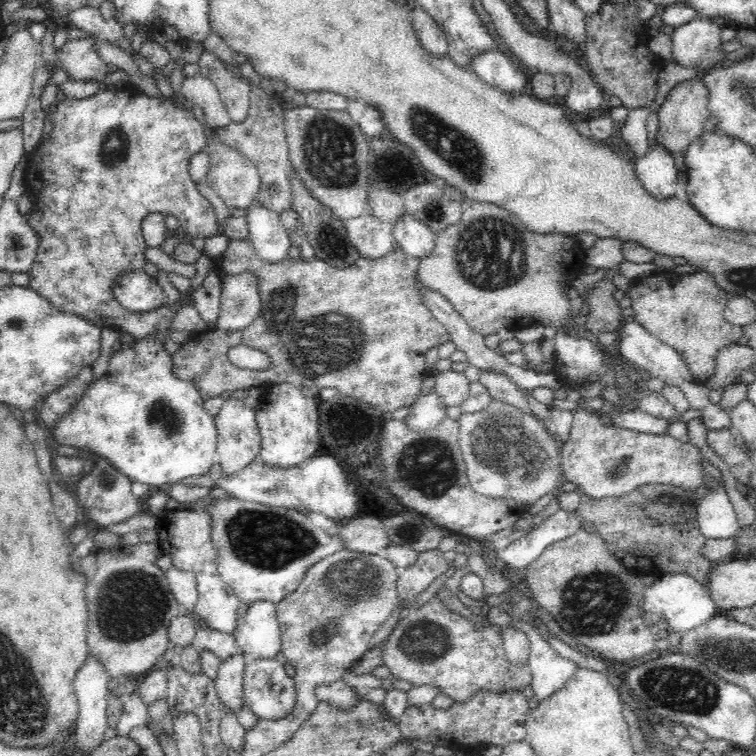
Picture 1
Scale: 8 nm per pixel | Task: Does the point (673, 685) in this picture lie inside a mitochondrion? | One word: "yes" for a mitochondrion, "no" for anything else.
yes

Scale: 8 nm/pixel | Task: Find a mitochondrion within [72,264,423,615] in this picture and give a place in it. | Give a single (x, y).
(317, 347)

